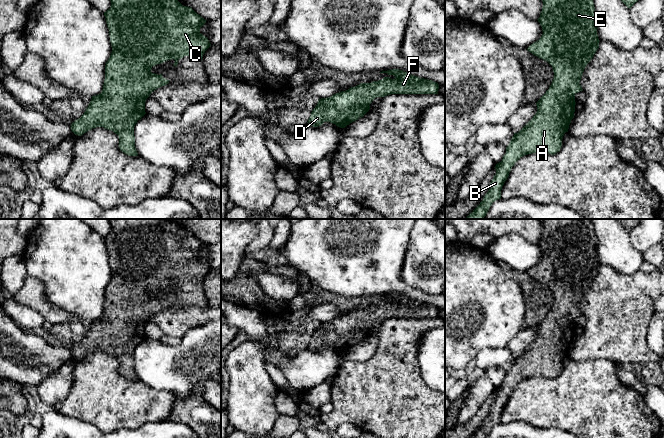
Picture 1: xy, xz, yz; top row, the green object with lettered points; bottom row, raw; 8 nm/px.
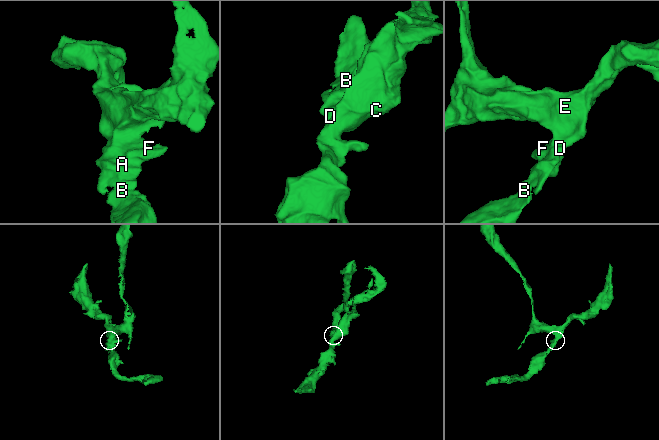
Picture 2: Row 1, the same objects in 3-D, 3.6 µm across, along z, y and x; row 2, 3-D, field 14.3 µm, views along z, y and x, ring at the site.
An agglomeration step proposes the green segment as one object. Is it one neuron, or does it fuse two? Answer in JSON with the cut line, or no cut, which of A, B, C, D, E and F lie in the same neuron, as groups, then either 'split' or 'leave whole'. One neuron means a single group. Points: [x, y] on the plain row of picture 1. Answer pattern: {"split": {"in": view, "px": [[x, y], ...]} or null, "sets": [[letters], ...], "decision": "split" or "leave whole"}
{"split": null, "sets": [["A", "B", "C", "D", "E", "F"]], "decision": "leave whole"}

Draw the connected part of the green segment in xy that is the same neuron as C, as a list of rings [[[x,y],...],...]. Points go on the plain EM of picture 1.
[[[108,219],[111,231],[104,236],[112,270],[105,289],[102,316],[92,320],[84,338],[71,348],[75,359],[104,351],[119,361],[120,374],[137,380],[134,351],[145,338],[145,325],[150,318],[169,307],[162,298],[151,296],[153,290],[174,283],[173,290],[184,280],[196,279],[199,284],[211,270],[207,261],[200,257],[205,244],[191,231],[183,230],[168,219]]]

